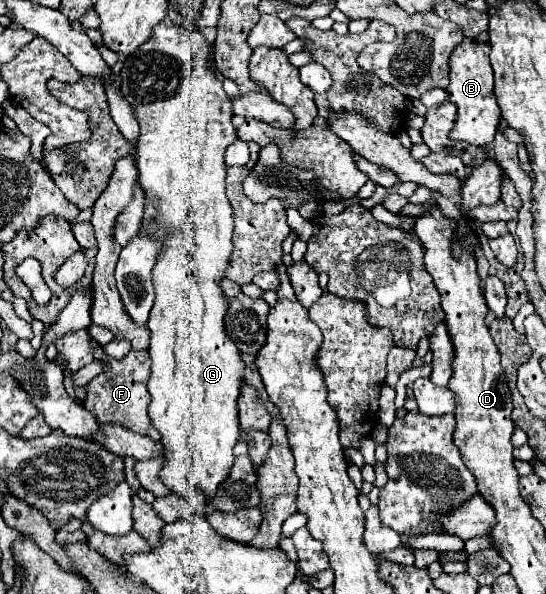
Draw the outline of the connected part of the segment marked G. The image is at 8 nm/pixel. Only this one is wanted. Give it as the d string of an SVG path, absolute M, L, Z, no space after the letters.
M158 23L152 31L152 37L138 47L138 51L134 51L134 55L130 55L124 63L122 69L122 95L124 99L130 103L134 117L138 119L140 125L140 139L136 145L138 151L138 179L140 185L146 193L148 201L156 201L160 207L160 213L154 217L158 223L164 223L166 227L172 229L172 235L168 239L164 239L164 253L160 255L158 263L154 265L152 271L152 279L154 279L154 289L156 289L156 301L154 307L150 311L150 319L148 319L148 329L152 331L150 335L150 379L148 379L148 393L150 393L150 405L148 405L148 417L152 421L152 425L158 429L158 433L162 435L162 447L164 447L164 467L160 471L160 479L162 483L176 495L188 495L190 491L202 491L206 495L206 499L210 501L216 491L218 485L230 475L232 463L234 463L234 455L232 449L238 441L238 395L240 395L240 383L242 383L242 375L244 375L244 363L240 359L240 351L234 347L234 343L226 337L224 331L224 313L226 313L226 295L222 295L222 289L218 287L218 281L224 277L224 271L228 267L228 259L232 255L232 207L230 201L226 197L226 189L224 189L224 179L226 179L226 163L224 163L224 151L226 147L236 139L236 127L232 125L232 111L230 111L230 99L226 95L226 91L222 89L222 81L210 73L208 69L208 51L210 51L210 43L204 39L202 31L194 31L194 29L186 29L186 27L168 27L164 23Z

